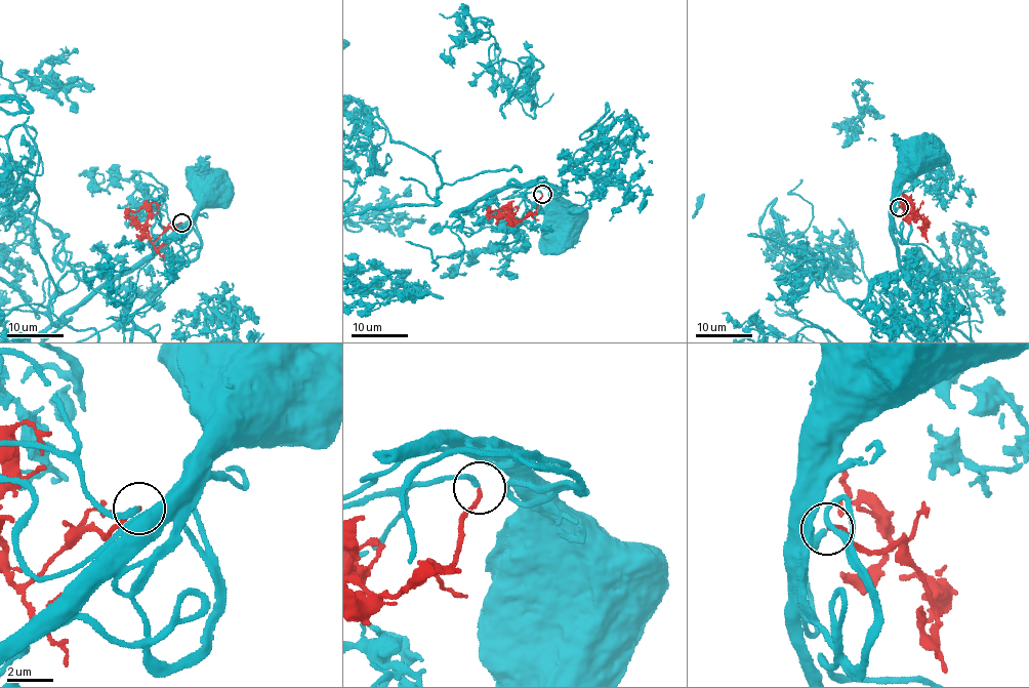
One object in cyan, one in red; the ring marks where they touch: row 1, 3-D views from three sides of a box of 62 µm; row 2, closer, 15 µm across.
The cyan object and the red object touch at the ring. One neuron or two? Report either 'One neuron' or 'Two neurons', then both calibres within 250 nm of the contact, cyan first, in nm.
One neuron. Thickness 170 nm (cyan) against 170 nm

